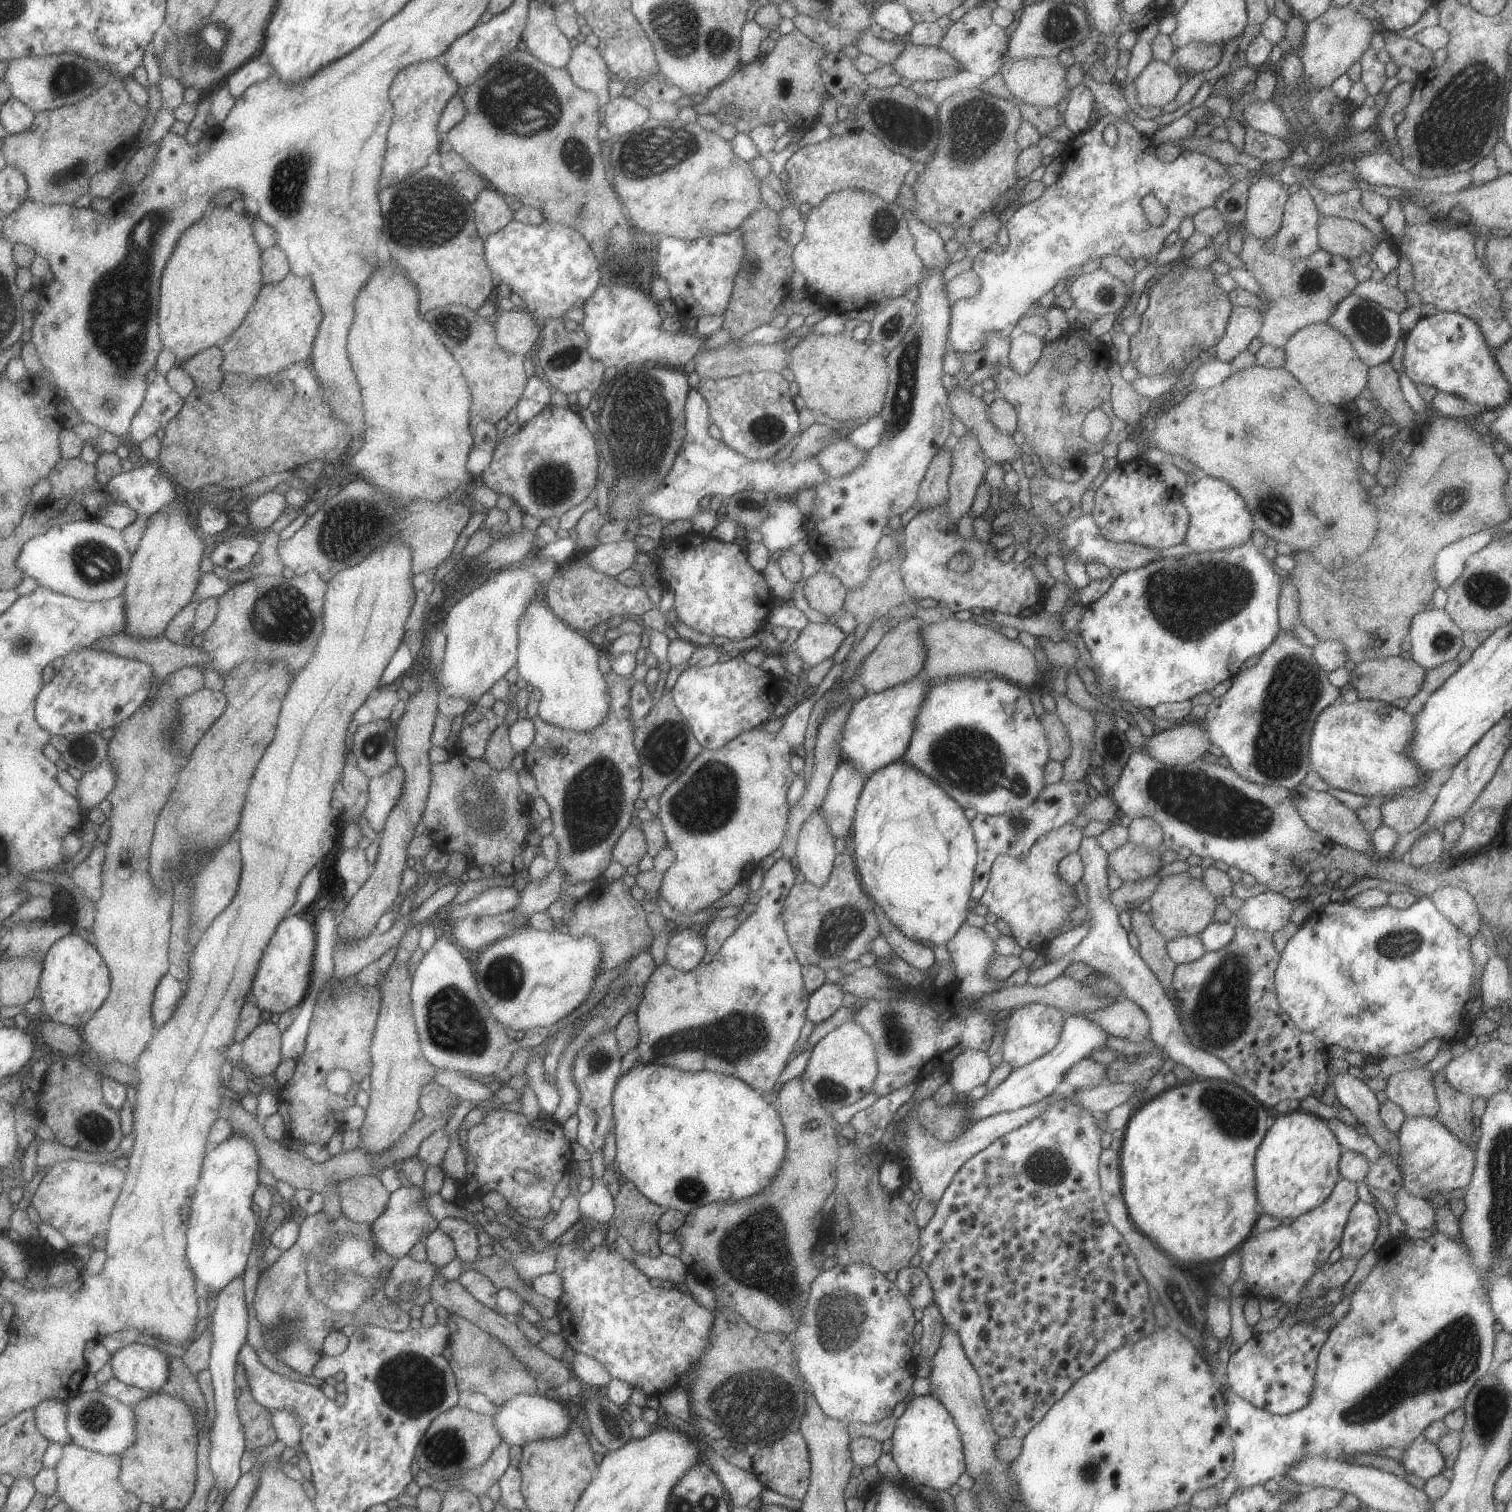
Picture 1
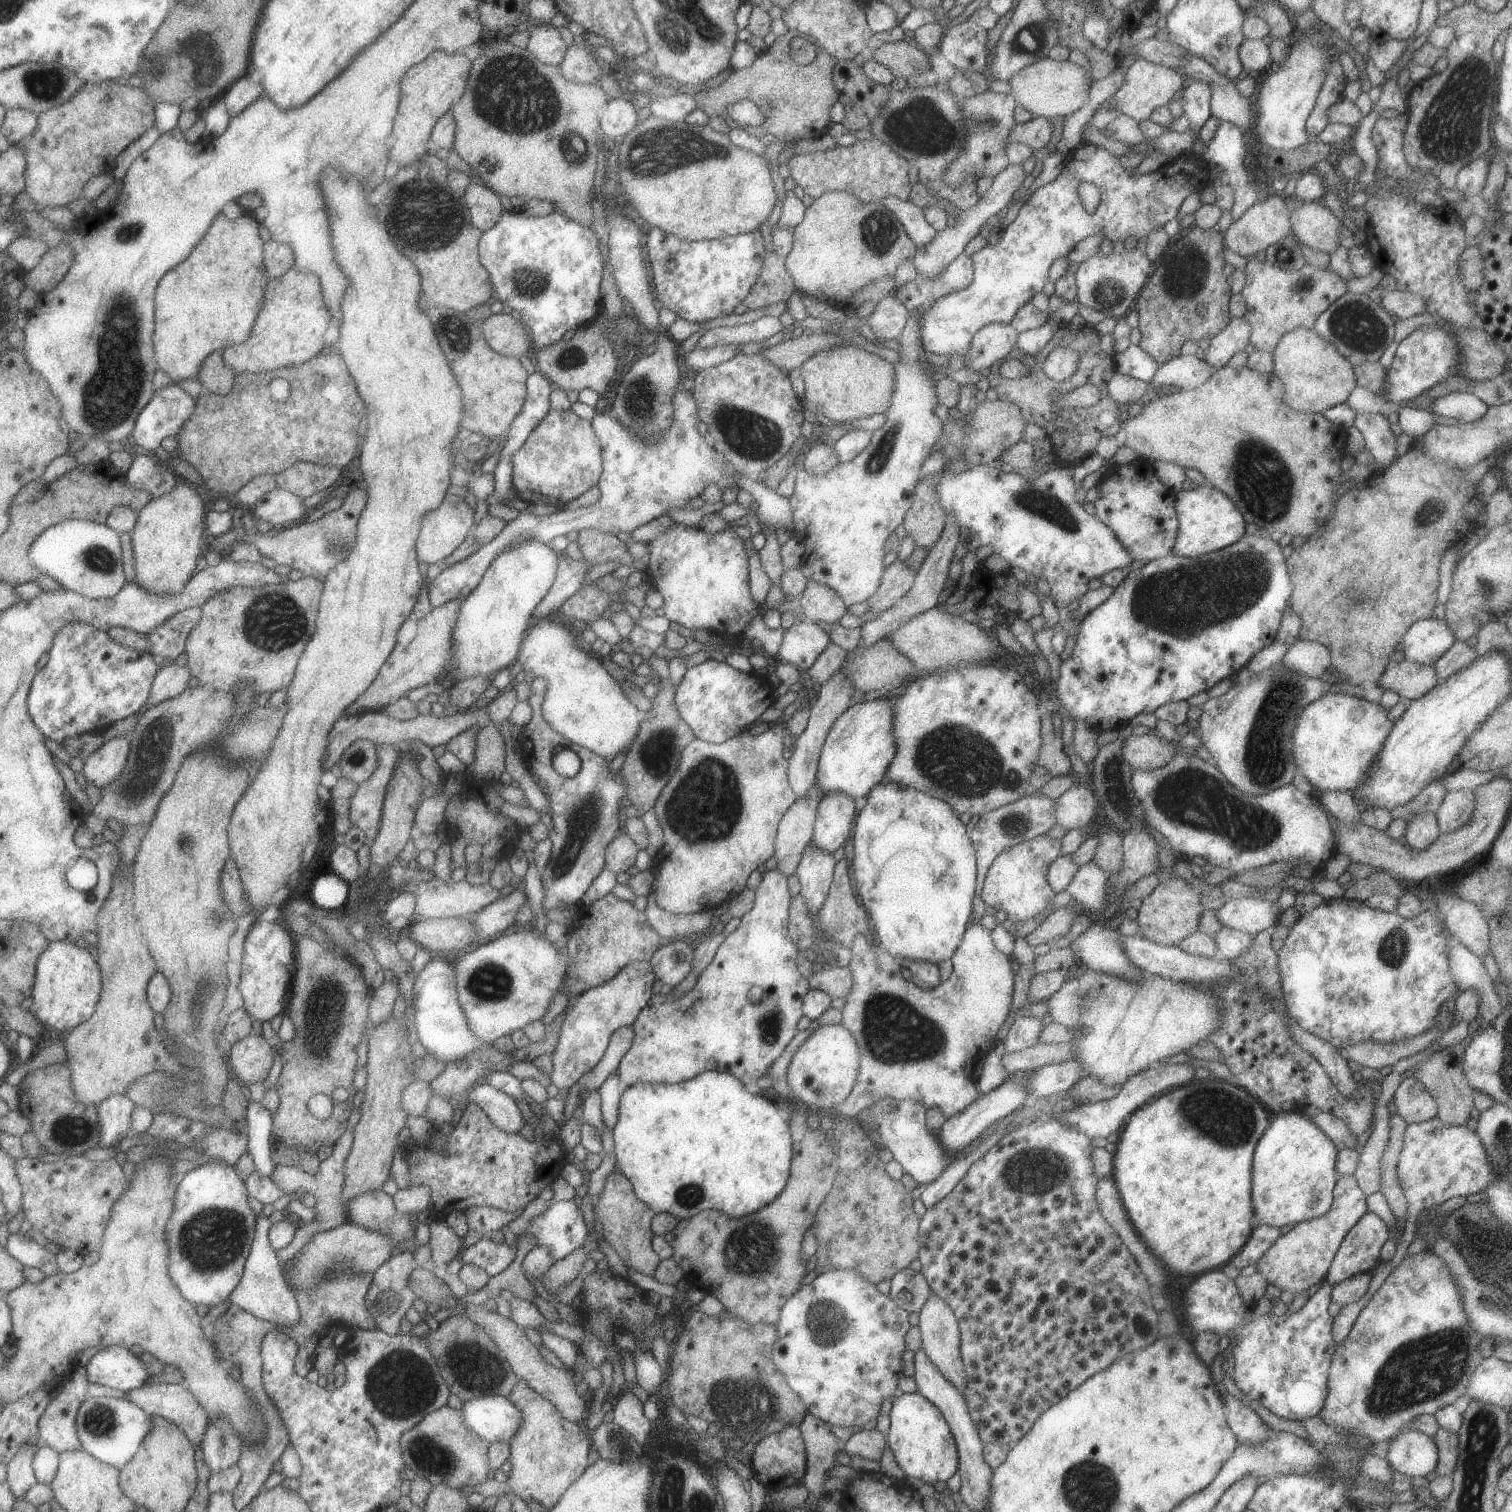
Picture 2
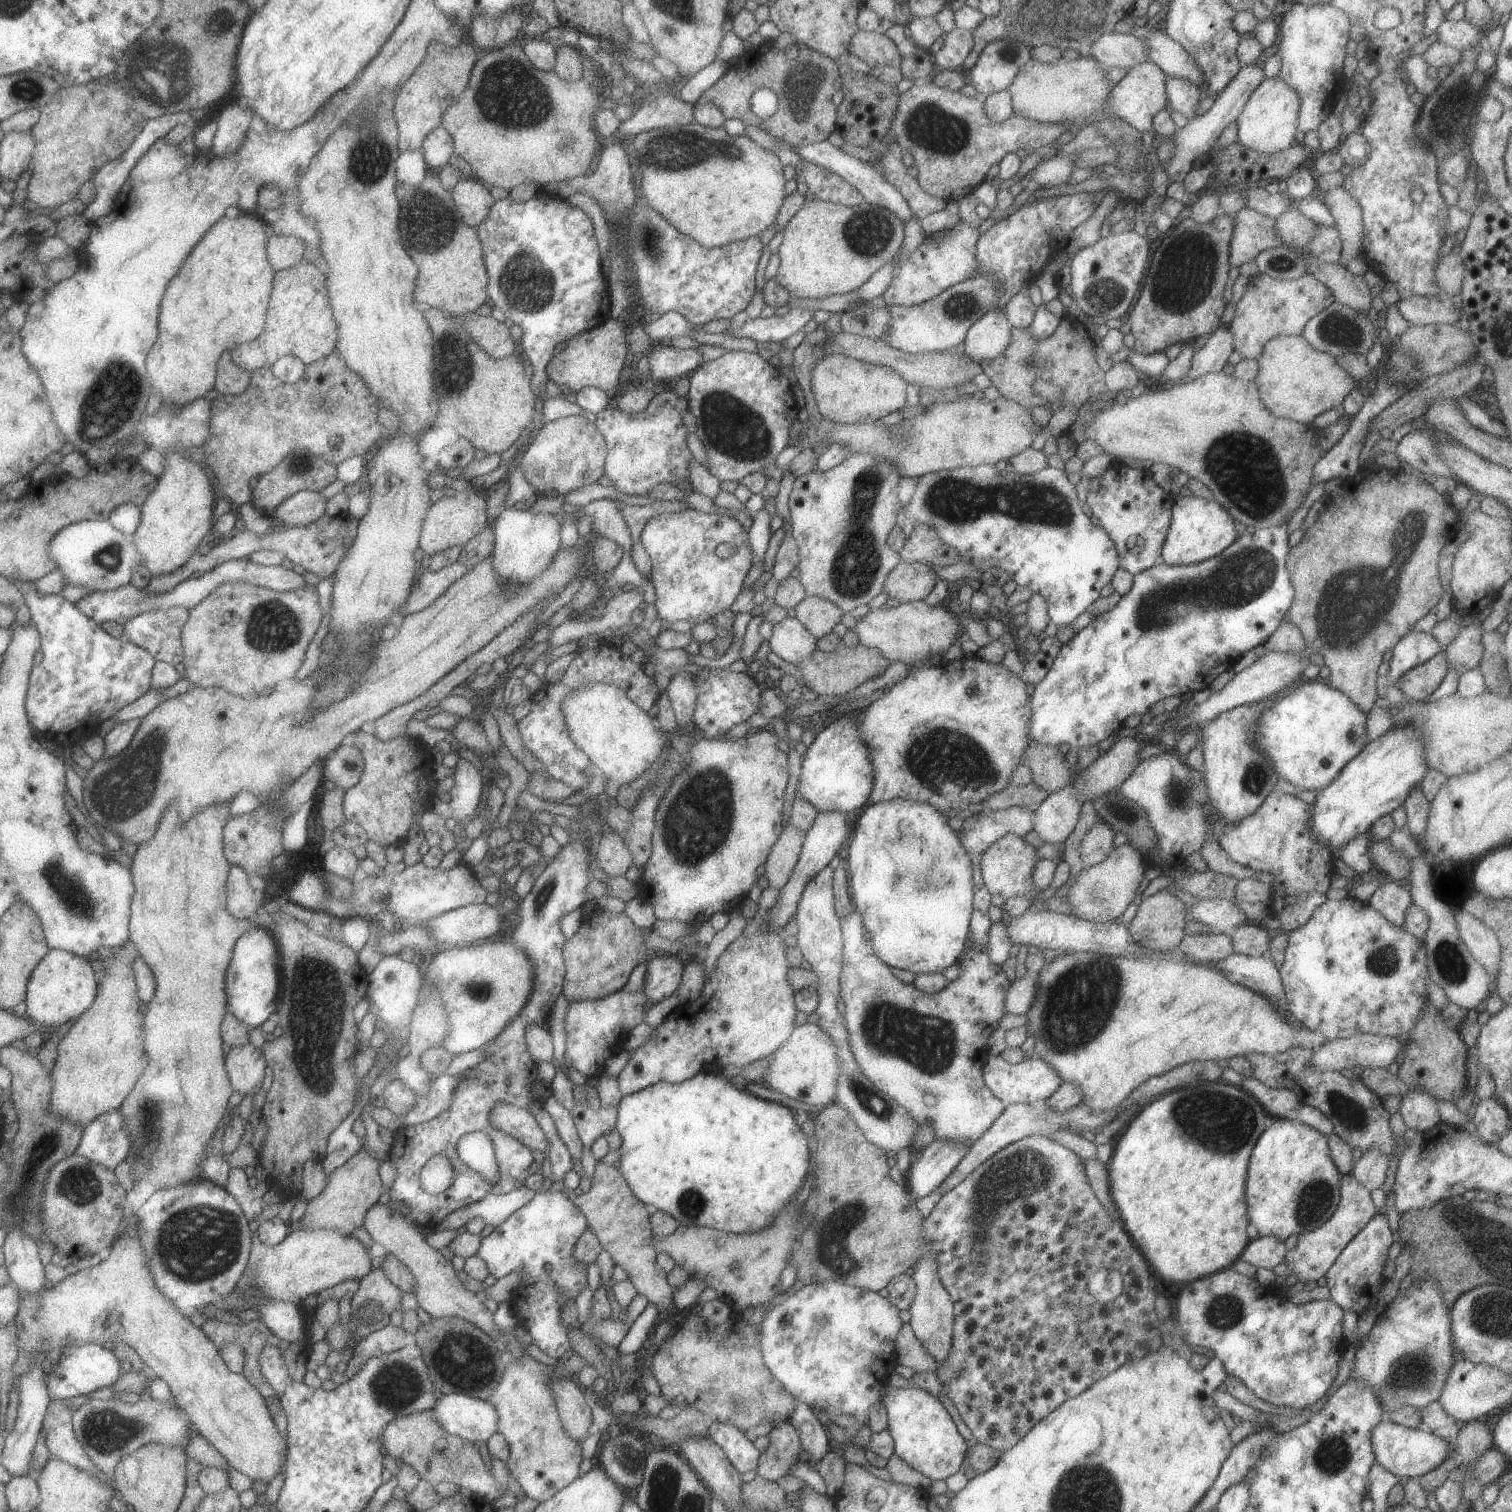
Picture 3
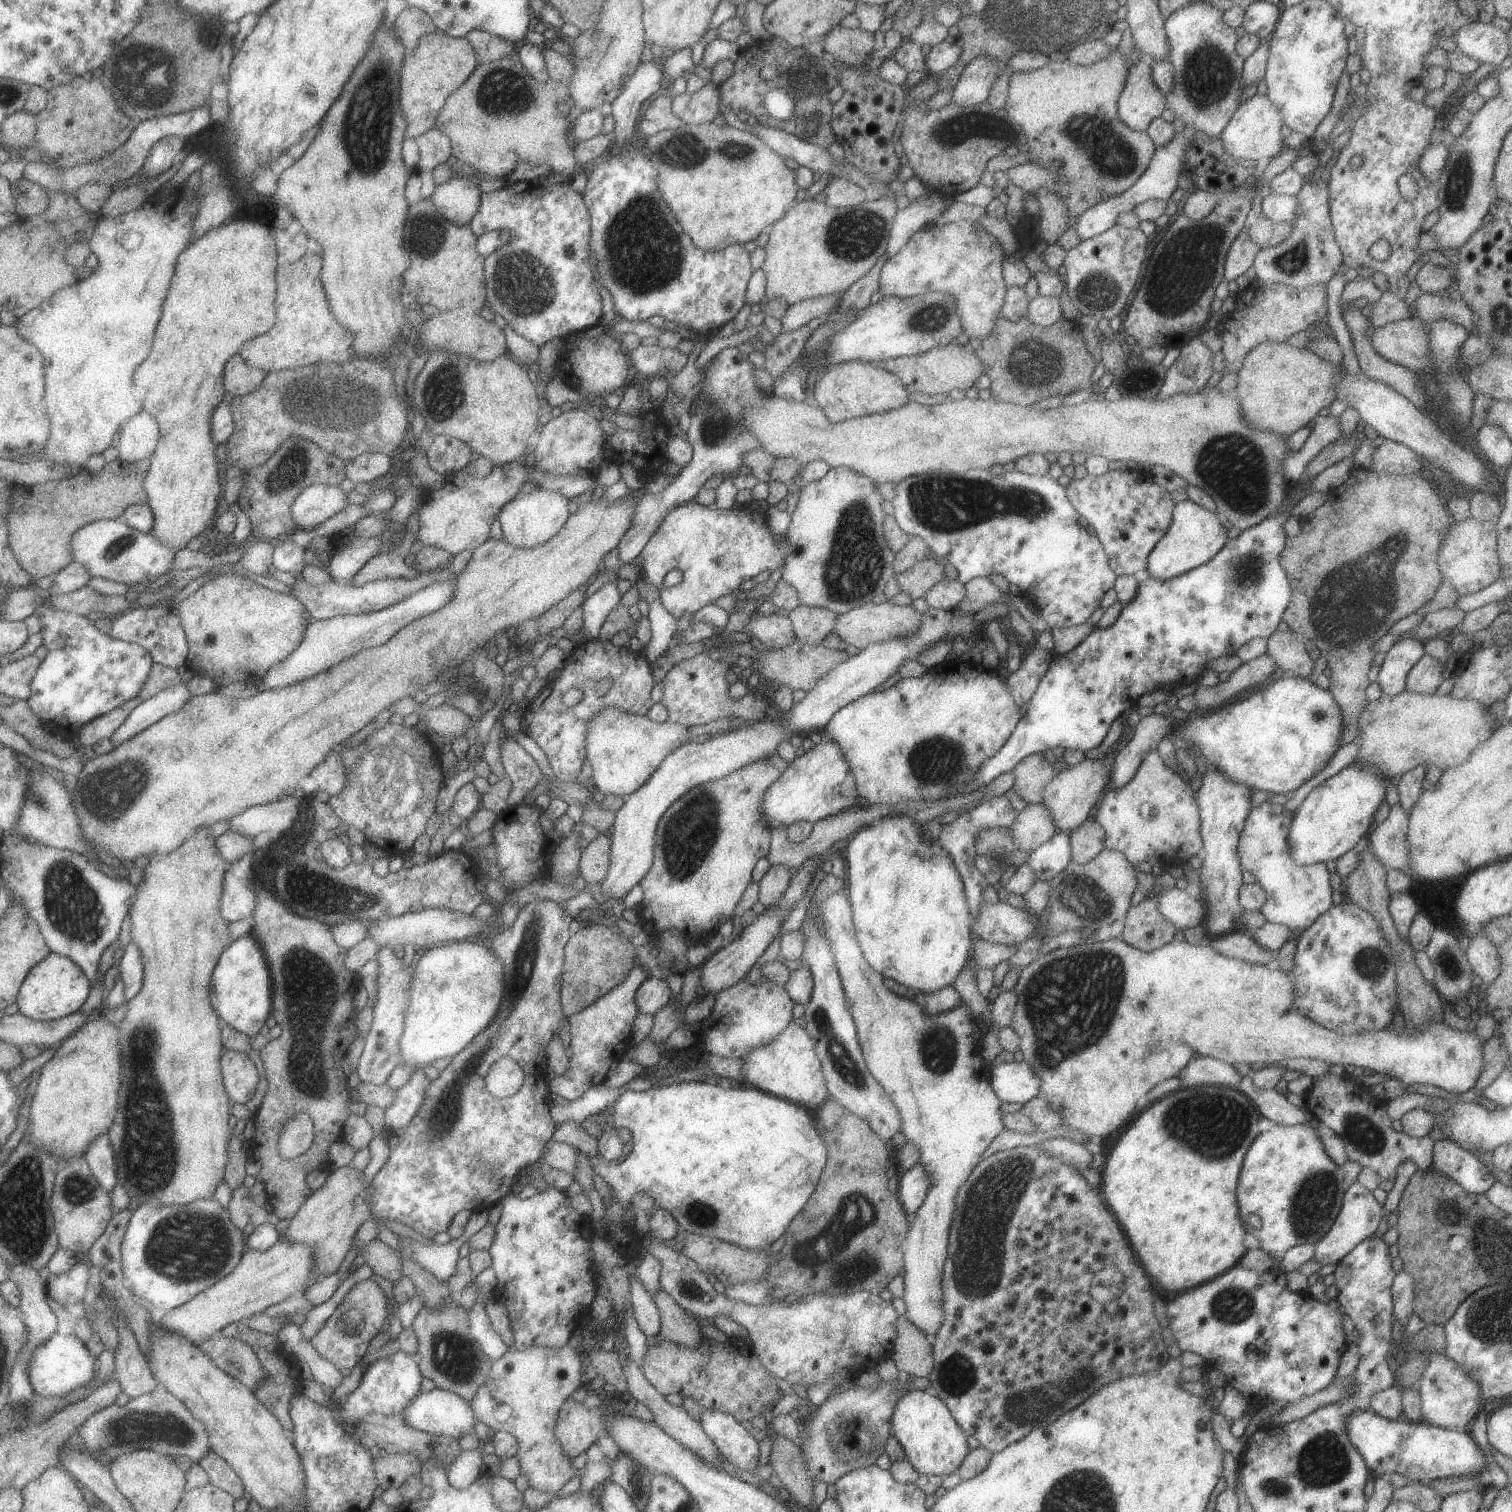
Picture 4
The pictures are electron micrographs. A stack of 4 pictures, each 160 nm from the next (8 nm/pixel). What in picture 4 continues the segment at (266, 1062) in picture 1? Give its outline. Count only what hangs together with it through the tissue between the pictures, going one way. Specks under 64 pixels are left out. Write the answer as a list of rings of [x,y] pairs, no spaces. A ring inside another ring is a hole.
[[[229,1050],[222,1059],[222,1072],[227,1096],[233,1104],[247,1104],[255,1094],[255,1084],[259,1080],[253,1060],[248,1054]]]

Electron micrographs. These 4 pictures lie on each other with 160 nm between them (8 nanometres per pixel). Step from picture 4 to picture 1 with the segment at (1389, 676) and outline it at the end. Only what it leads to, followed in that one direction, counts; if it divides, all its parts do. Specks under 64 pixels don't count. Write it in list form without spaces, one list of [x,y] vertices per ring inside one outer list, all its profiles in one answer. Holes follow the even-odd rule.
[[[1434,607],[1428,611],[1418,612],[1412,616],[1406,639],[1411,644],[1410,658],[1425,670],[1445,664],[1447,661],[1455,659],[1463,648],[1461,633],[1462,630],[1451,620],[1444,609]]]

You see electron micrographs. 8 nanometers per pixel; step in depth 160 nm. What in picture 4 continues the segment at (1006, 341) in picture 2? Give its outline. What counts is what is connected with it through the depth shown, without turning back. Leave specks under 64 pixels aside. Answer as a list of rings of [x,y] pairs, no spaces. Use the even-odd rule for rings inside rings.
[[[960,219],[951,223],[941,224],[934,220],[923,231],[914,233],[907,244],[891,258],[887,258],[879,272],[879,293],[882,296],[893,296],[899,299],[910,298],[925,292],[943,292],[955,298],[955,312],[967,337],[985,338],[991,334],[995,320],[1000,317],[1001,306],[1007,287],[1001,276],[1001,262],[1005,256],[997,240],[986,231],[981,231],[978,222]]]

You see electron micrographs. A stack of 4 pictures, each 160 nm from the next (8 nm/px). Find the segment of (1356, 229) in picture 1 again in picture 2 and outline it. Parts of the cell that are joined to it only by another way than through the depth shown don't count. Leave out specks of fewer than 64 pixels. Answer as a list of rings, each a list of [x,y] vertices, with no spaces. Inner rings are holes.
[[[1313,201],[1301,202],[1289,213],[1288,221],[1291,232],[1301,245],[1307,245],[1328,255],[1341,246],[1341,220],[1325,205],[1321,206]]]

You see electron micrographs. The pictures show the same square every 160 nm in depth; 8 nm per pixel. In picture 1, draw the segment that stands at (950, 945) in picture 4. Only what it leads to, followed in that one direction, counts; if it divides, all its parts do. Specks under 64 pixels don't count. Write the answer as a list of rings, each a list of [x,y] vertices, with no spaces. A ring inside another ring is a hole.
[[[901,758],[865,778],[852,823],[856,871],[867,896],[883,908],[890,923],[907,938],[929,948],[945,944],[971,911],[969,897],[977,851],[963,809],[934,780]]]

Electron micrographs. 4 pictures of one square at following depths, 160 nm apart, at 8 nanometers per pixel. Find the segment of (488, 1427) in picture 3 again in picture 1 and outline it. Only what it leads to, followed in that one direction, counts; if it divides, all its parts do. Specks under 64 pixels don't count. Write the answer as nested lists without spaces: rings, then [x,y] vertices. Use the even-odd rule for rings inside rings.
[[[541,1393],[535,1395],[517,1395],[502,1405],[493,1417],[497,1432],[502,1442],[508,1445],[522,1447],[525,1443],[562,1437],[570,1426],[569,1414],[565,1406],[557,1400],[544,1397]]]

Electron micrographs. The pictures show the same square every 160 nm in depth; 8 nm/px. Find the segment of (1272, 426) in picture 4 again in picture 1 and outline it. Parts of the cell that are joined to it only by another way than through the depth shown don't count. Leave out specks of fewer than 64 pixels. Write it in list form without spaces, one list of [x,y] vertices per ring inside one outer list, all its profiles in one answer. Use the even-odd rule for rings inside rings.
[[[1327,321],[1300,328],[1282,347],[1285,357],[1283,368],[1300,382],[1316,403],[1342,406],[1353,401],[1366,386],[1369,367],[1358,357],[1350,340]]]

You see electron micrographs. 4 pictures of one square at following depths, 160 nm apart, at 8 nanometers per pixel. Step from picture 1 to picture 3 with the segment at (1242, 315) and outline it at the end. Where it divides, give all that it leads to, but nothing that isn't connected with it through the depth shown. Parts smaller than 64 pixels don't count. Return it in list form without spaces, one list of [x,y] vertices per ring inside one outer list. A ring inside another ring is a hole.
[[[1220,324],[1211,333],[1205,344],[1193,353],[1190,372],[1183,377],[1182,382],[1196,379],[1201,375],[1219,372],[1226,364],[1229,354],[1234,350],[1233,335],[1228,326]]]

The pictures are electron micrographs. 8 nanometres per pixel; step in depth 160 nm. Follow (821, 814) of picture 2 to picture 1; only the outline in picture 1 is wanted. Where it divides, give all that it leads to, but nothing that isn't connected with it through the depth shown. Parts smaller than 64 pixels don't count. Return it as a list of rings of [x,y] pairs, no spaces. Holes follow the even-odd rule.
[[[848,760],[838,762],[820,806],[835,839],[845,837],[851,828],[864,780],[864,776]]]

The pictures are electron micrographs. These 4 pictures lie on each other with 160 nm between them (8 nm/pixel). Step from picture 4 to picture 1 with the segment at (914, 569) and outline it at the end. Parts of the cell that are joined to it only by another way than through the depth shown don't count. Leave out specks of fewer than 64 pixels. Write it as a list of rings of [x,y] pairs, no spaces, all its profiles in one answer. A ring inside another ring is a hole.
[[[900,553],[894,554],[888,561],[873,567],[862,584],[862,588],[855,587],[846,590],[846,598],[842,604],[842,612],[849,612],[856,624],[872,624],[896,606],[903,604],[908,598],[905,585],[901,580],[903,557]]]

